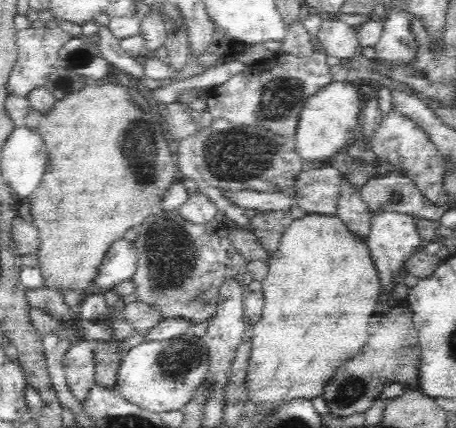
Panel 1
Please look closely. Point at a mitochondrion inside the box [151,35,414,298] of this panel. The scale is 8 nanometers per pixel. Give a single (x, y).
(230, 155)

